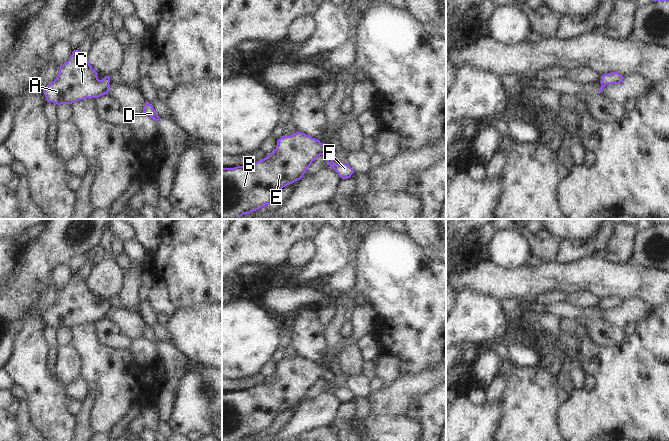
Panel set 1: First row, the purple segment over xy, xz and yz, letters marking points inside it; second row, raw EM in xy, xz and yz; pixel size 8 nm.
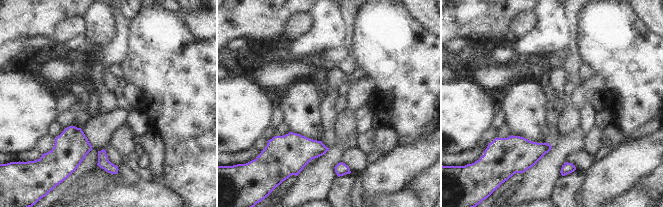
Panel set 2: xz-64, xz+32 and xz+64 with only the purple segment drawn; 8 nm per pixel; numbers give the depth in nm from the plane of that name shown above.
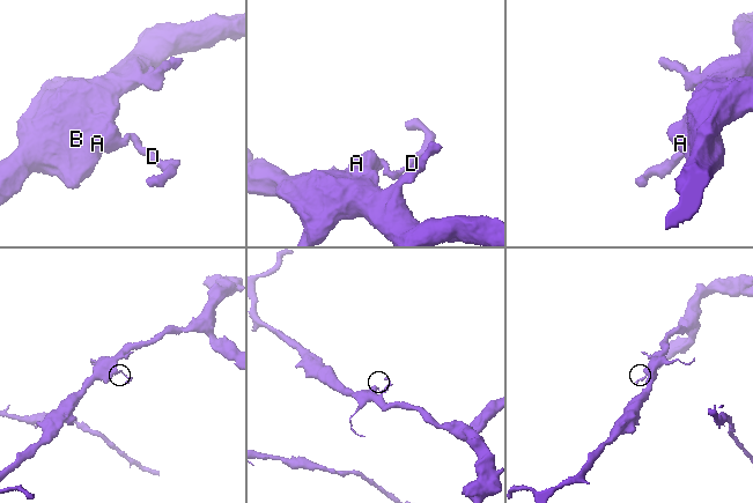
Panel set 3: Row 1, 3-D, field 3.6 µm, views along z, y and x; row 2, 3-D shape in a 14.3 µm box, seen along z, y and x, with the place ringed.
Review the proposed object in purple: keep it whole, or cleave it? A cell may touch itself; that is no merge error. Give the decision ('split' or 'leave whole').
leave whole

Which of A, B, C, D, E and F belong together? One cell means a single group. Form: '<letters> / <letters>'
A B C D E F

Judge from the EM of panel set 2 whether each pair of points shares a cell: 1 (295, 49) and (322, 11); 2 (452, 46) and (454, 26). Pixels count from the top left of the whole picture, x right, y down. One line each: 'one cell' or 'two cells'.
1: one cell
2: two cells

